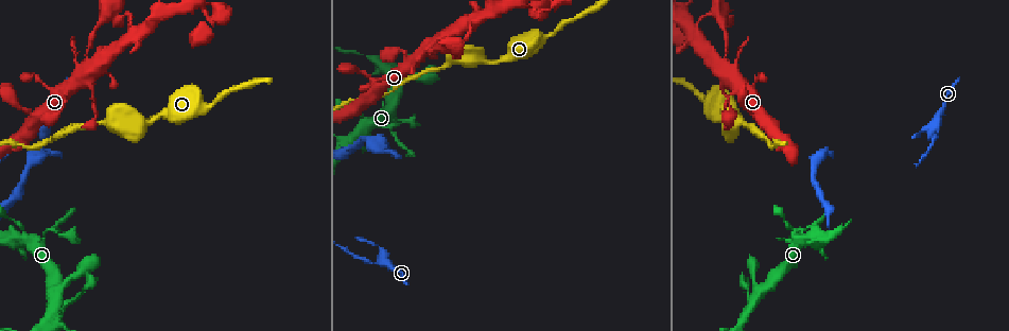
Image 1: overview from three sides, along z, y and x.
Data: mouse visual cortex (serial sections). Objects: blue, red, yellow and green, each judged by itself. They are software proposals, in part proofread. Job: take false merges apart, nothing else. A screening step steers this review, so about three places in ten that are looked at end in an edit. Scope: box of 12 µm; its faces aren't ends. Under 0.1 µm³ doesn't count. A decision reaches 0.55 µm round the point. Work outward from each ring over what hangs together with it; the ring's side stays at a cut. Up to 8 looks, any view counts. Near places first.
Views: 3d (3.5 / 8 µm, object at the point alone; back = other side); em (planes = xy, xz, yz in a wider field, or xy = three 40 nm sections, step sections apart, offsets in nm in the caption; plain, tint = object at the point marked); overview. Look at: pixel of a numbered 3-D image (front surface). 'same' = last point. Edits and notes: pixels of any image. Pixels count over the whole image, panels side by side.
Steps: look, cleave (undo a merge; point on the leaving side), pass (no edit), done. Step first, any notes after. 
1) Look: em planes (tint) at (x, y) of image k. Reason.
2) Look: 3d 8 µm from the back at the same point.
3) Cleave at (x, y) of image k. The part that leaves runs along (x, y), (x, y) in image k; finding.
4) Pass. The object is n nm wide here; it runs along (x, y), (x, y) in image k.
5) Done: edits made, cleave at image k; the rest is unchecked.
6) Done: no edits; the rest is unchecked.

Look: em planes (tint) at (478, 55) of image 1. Thick turns thin.

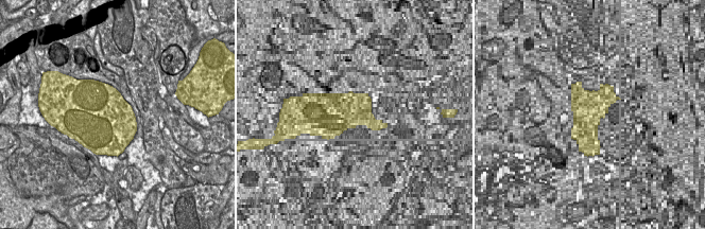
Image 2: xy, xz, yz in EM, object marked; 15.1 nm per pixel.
Look: 3d 3.5 µm at the same point.

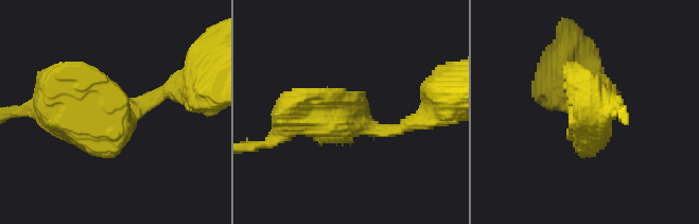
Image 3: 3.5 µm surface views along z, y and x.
Pass. The object is 950 nm wide here; it runs along (162, 92), (136, 108), (35, 108) in image 3; one cell here.

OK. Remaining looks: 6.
Look: 3d 3.5 µm from the back at (759, 294) of image 1. Side arm on a straight run.

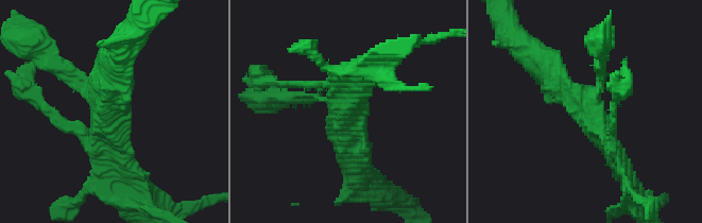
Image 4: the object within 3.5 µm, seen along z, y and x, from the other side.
Look: em xy step 1 (plain) at (105, 105) of image 4.

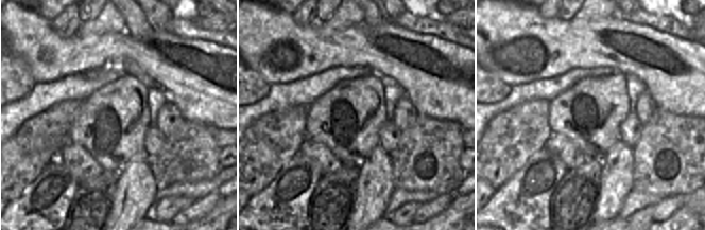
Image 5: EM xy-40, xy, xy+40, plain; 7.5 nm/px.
Look: em xy step 1 (tint) at the same point. Where the object lies.

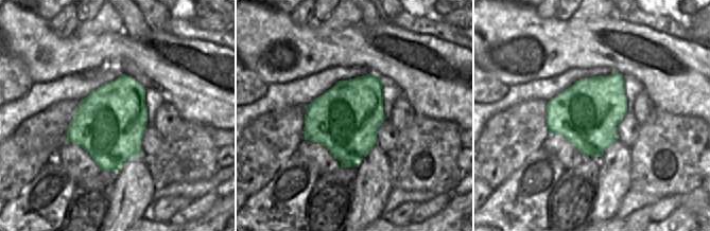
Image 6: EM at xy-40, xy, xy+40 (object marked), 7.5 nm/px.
Pass. It runs along (531, 56), (594, 122), (615, 161) in image 4; all the same cell.

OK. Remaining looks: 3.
Look: 3d 3.5 µm at (938, 129) of image 1. Thin neck.

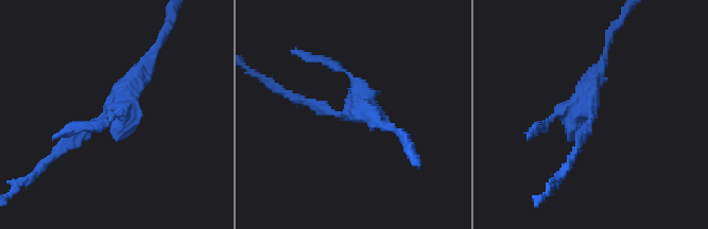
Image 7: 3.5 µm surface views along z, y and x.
Look: em xy step 1 (tint) at (592, 118) of image 7. Shape alone is not enough.

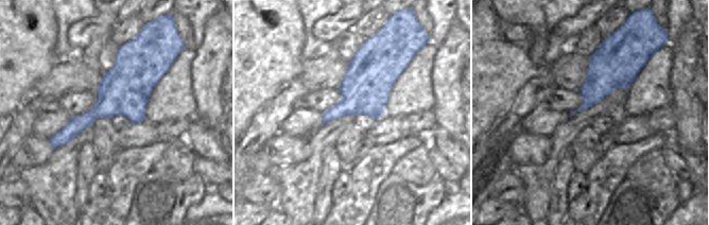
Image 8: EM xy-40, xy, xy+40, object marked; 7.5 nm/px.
Pass. It runs along (144, 67), (108, 112), (47, 161) in image 7; one cell here.

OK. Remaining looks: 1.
Done: no edits; the rest is unchecked.

